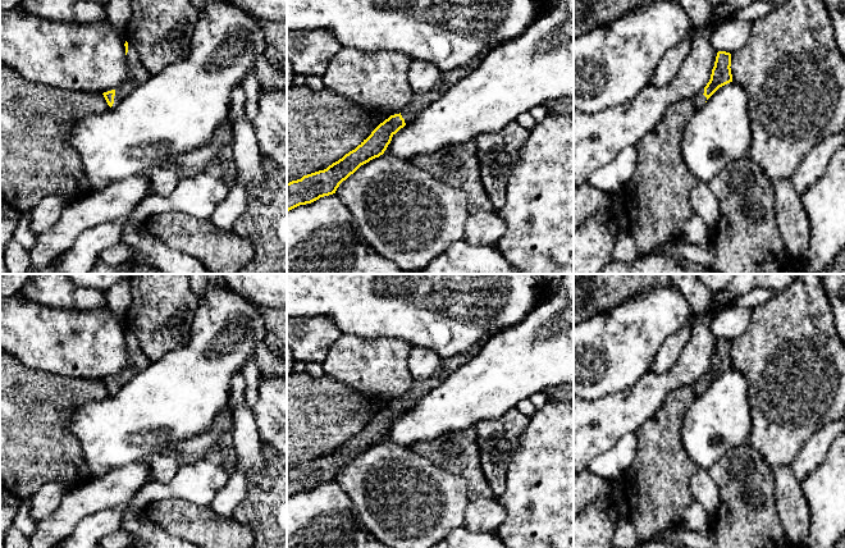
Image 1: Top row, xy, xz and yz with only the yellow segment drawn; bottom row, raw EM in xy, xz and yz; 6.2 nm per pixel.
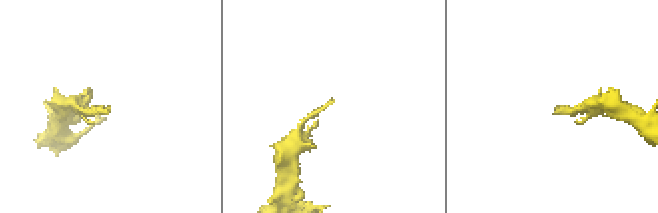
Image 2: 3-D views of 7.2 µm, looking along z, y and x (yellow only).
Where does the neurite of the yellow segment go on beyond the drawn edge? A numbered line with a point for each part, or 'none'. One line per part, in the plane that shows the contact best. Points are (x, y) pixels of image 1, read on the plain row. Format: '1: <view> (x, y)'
1: xy (138, 361)

